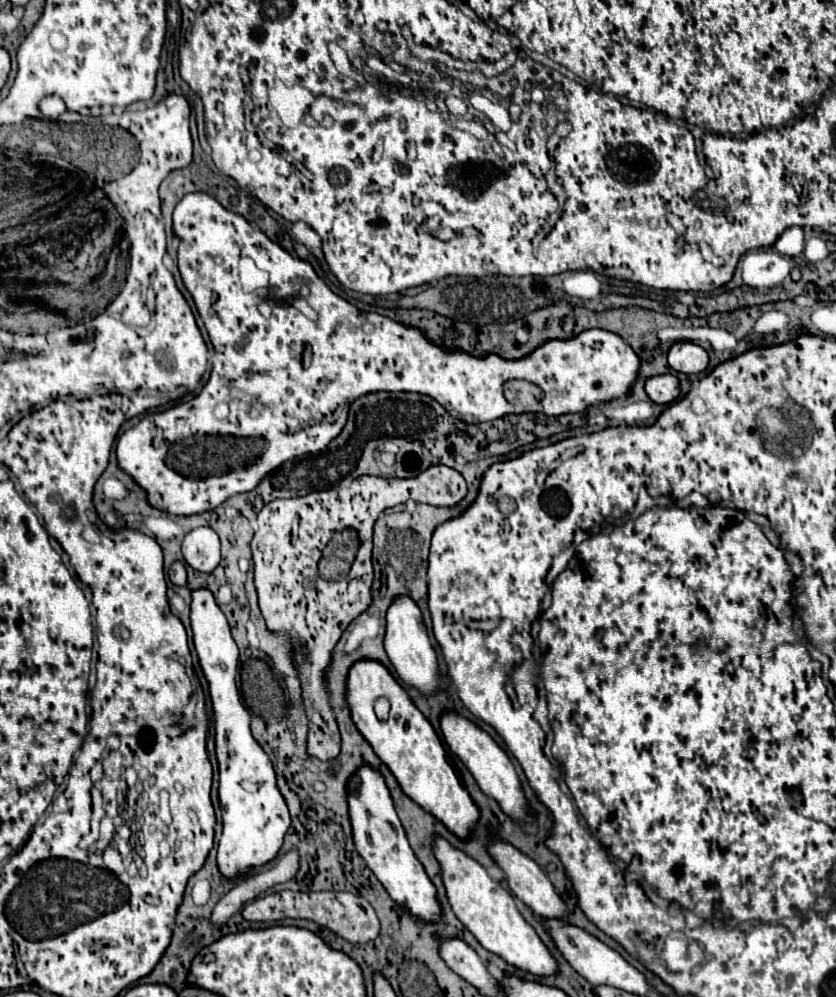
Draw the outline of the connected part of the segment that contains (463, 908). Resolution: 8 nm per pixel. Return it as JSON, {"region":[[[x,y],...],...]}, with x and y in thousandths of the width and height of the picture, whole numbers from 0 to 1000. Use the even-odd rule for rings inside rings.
{"region":[[[519,838],[517,854],[522,864],[526,866],[533,900],[541,908],[543,918],[572,942],[572,946],[579,952],[598,958],[605,966],[615,968],[617,972],[627,972],[646,980],[665,976],[663,960],[656,956],[641,934],[627,924],[608,892],[586,882],[586,878],[572,864],[560,860],[555,854],[541,850],[529,838]]]}

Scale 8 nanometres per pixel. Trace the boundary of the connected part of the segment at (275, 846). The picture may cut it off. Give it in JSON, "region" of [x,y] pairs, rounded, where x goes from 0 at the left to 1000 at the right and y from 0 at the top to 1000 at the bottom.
{"region":[[[232,591],[227,605],[230,641],[239,661],[239,669],[249,681],[251,701],[256,711],[258,759],[261,759],[261,800],[266,811],[268,834],[261,844],[261,872],[280,884],[297,872],[323,866],[337,852],[340,838],[347,829],[344,807],[330,787],[330,775],[323,759],[301,739],[299,715],[289,707],[282,691],[285,649],[275,637],[270,617],[258,607],[251,591]]]}

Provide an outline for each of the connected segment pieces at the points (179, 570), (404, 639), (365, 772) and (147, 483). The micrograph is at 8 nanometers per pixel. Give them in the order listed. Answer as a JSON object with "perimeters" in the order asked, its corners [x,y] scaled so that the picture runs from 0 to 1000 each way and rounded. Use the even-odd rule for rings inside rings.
{"perimeters":[[[[215,563],[206,565],[206,569],[203,569],[203,573],[201,573],[201,579],[203,579],[203,583],[206,583],[208,587],[213,587],[213,589],[222,589],[222,587],[225,587],[222,571],[220,571],[220,567],[218,567]]],[[[478,597],[469,603],[469,607],[462,613],[462,637],[459,637],[459,651],[464,655],[467,665],[471,667],[476,679],[498,689],[502,695],[514,697],[522,693],[522,685],[524,685],[524,663],[522,663],[522,655],[519,649],[514,647],[507,623],[505,623],[505,615],[498,607],[498,603],[488,597]]],[[[431,767],[416,785],[416,819],[421,825],[421,840],[426,854],[433,858],[443,874],[452,880],[467,900],[507,924],[524,924],[526,908],[522,904],[522,892],[512,882],[505,866],[498,862],[488,848],[481,825],[474,817],[467,793],[455,773],[443,767]]],[[[225,194],[215,200],[215,204],[211,206],[208,210],[208,234],[218,240],[215,246],[213,246],[213,270],[215,270],[215,276],[218,276],[218,282],[222,286],[222,290],[230,294],[232,298],[232,304],[234,304],[234,310],[246,326],[246,332],[251,336],[251,342],[256,348],[258,354],[254,358],[254,372],[249,384],[242,388],[242,392],[234,396],[231,400],[215,403],[194,414],[182,414],[177,418],[172,418],[165,426],[160,426],[158,430],[153,430],[151,434],[146,434],[146,438],[141,440],[141,446],[139,446],[139,456],[141,456],[141,466],[144,470],[148,470],[151,474],[156,474],[163,484],[167,488],[172,488],[177,492],[177,503],[179,507],[184,507],[187,511],[191,513],[201,513],[206,517],[234,517],[234,515],[242,515],[242,513],[251,513],[251,511],[258,511],[263,505],[268,505],[273,498],[278,498],[280,494],[294,494],[294,492],[301,492],[311,480],[316,476],[321,476],[325,470],[335,468],[340,462],[344,460],[352,460],[356,456],[366,456],[366,454],[378,454],[378,452],[385,452],[400,438],[407,436],[411,424],[414,424],[414,414],[416,414],[416,406],[419,402],[423,402],[423,398],[431,398],[431,396],[438,396],[438,394],[445,394],[445,392],[498,392],[498,394],[507,394],[507,396],[514,396],[519,398],[538,416],[548,418],[550,422],[557,422],[557,424],[577,424],[577,422],[591,422],[596,418],[603,418],[608,414],[620,414],[620,412],[612,412],[612,406],[603,400],[600,396],[600,386],[608,382],[608,380],[627,380],[627,382],[634,382],[634,384],[644,384],[644,386],[656,386],[656,390],[651,392],[651,400],[646,402],[644,406],[644,412],[648,412],[651,416],[675,416],[675,414],[691,414],[701,408],[706,408],[708,404],[718,404],[718,402],[732,402],[732,400],[739,400],[739,398],[746,398],[751,392],[754,392],[754,386],[758,384],[758,378],[763,374],[763,368],[766,368],[766,360],[763,356],[756,352],[756,348],[744,340],[739,338],[737,334],[730,334],[730,332],[722,332],[722,330],[701,330],[696,332],[694,336],[684,338],[684,340],[658,340],[658,342],[651,342],[646,348],[641,348],[634,356],[624,358],[624,360],[600,360],[598,356],[593,354],[586,354],[581,358],[567,358],[557,352],[550,352],[550,350],[531,350],[531,348],[524,348],[519,344],[514,344],[507,334],[498,328],[488,328],[483,324],[476,324],[476,322],[469,322],[459,316],[452,316],[452,314],[435,314],[431,310],[426,310],[423,306],[419,306],[414,300],[404,298],[402,294],[397,294],[392,290],[392,286],[378,276],[378,272],[373,270],[373,266],[368,262],[361,262],[361,260],[354,260],[349,258],[347,254],[342,254],[335,246],[325,244],[311,230],[301,228],[289,216],[285,214],[278,214],[273,210],[268,210],[256,198],[251,198],[249,194]],[[287,258],[299,258],[311,270],[318,270],[323,274],[323,294],[328,294],[328,298],[333,298],[333,302],[340,302],[342,298],[347,298],[347,294],[356,294],[356,290],[361,288],[344,288],[344,278],[354,278],[354,282],[364,284],[368,288],[368,304],[373,306],[373,310],[380,314],[380,320],[378,322],[368,322],[364,316],[323,316],[323,318],[313,318],[309,314],[309,302],[306,302],[306,296],[282,296],[280,294],[280,288],[287,288],[285,286],[285,262]],[[364,352],[373,352],[373,358],[371,358],[371,366],[366,368],[364,366]],[[258,406],[270,406],[273,408],[273,416],[266,418],[266,420],[258,420],[256,418],[256,408]],[[227,444],[227,448],[242,448],[242,446],[251,446],[251,448],[242,448],[242,450],[222,450],[218,446]]]]}

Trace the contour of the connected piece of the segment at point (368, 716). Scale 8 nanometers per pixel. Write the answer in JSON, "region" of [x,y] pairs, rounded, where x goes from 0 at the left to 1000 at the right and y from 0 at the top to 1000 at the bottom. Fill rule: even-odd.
{"region":[[[445,661],[426,663],[416,673],[414,703],[428,733],[445,747],[447,755],[464,767],[481,793],[507,813],[526,821],[541,836],[545,836],[548,840],[557,840],[557,836],[562,836],[562,831],[567,831],[572,823],[572,809],[548,781],[524,735],[498,711],[488,695],[474,685],[467,673],[457,665]],[[452,699],[462,699],[469,707],[464,723],[455,723],[447,715],[447,705]]]}

